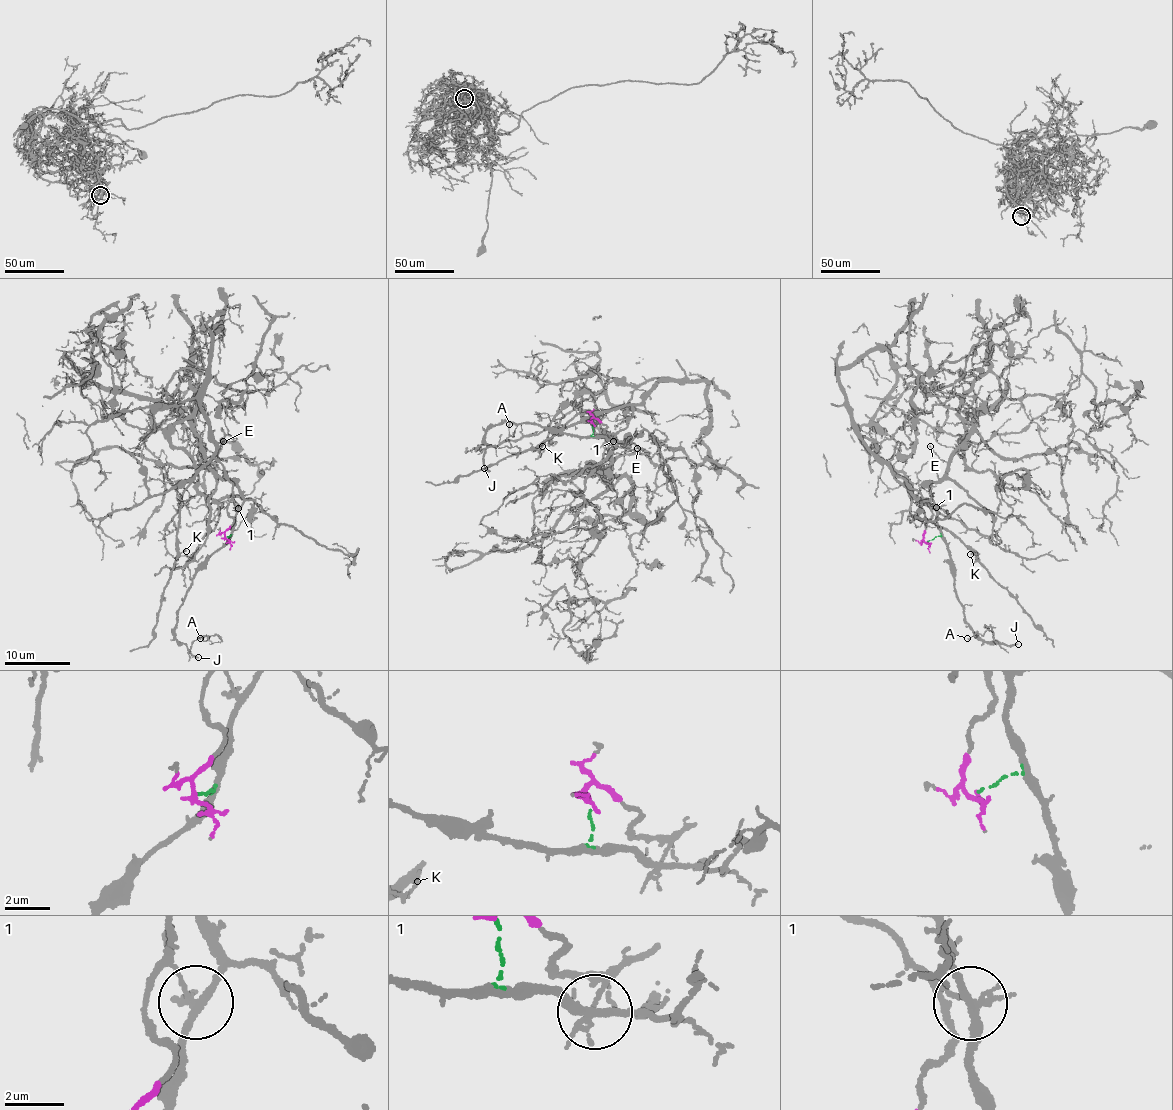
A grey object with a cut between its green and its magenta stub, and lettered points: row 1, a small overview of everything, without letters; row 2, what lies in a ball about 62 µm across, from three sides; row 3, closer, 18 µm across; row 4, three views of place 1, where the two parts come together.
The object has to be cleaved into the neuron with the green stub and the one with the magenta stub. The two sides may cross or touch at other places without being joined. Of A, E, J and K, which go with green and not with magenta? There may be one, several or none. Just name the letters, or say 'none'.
A, E, J

